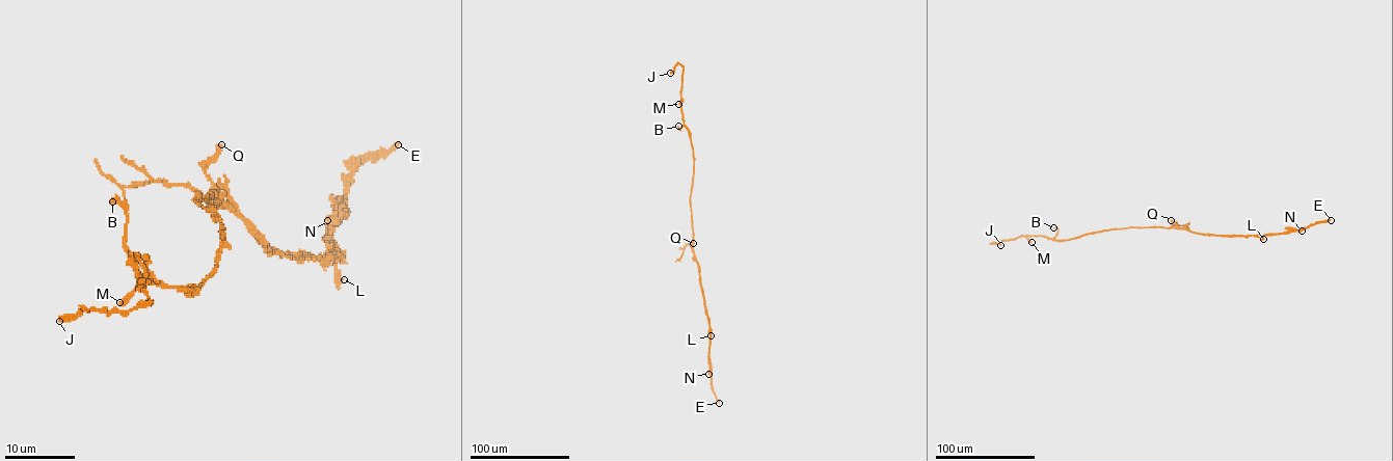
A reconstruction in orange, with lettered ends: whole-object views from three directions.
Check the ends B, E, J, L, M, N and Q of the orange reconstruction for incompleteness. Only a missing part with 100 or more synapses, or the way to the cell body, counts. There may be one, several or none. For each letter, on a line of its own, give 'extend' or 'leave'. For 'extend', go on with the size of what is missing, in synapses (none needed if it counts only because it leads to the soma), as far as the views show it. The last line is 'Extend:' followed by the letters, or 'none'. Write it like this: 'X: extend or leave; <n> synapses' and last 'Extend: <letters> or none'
B: leave
E: leave
J: leave
L: leave
M: leave
N: leave
Q: leave
Extend: none

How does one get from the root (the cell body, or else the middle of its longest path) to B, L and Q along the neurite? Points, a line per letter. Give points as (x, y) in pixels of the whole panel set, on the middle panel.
B: (692, 224), (693, 148), (689, 130), (684, 126), (679, 130), (678, 126)
L: (692, 224), (693, 250), (711, 335)
Q: (692, 224), (693, 251), (691, 246), (693, 243)

